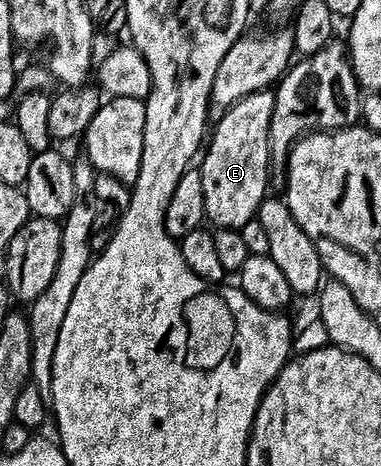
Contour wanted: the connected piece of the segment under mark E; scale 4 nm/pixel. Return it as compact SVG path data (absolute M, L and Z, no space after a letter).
M274 91L245 94L210 129L198 170L205 193L205 217L215 223L216 229L243 228L245 222L256 219L261 202L268 195L267 179L273 175L269 132L274 105Z

